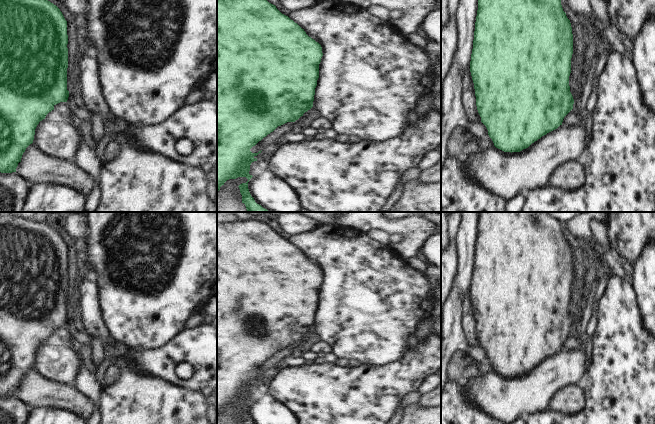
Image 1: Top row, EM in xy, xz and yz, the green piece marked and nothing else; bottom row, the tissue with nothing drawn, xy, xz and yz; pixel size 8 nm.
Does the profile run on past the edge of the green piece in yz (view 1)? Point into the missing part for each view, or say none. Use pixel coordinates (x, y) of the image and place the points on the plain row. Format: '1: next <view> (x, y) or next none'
1: next none

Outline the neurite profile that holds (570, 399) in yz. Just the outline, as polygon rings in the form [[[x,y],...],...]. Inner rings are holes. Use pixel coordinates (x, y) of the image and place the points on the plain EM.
[[[570,384],[559,389],[553,395],[549,408],[563,414],[574,414],[583,409],[585,393],[582,384]]]

